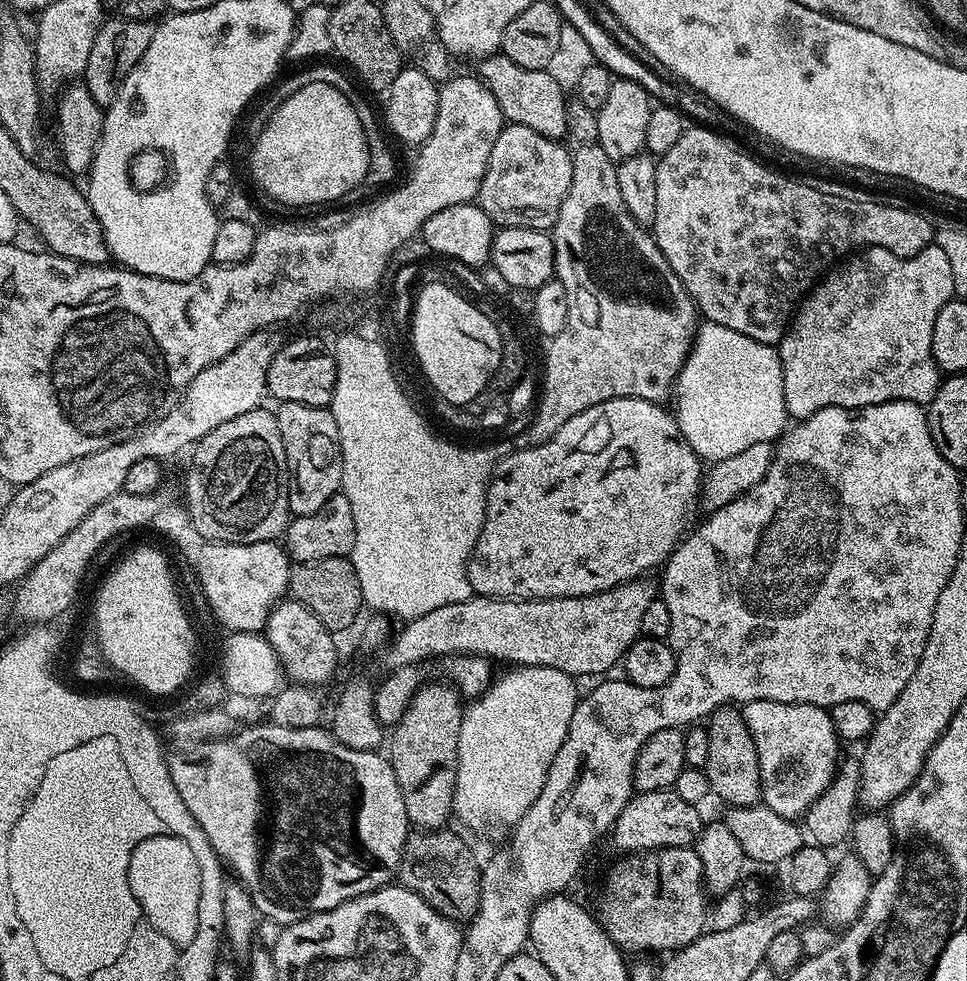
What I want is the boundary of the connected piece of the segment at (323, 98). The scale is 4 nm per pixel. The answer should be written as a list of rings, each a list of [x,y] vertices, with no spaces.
[[[304,82],[276,108],[252,148],[252,176],[272,200],[288,208],[338,202],[368,178],[368,147],[348,93],[326,82]]]

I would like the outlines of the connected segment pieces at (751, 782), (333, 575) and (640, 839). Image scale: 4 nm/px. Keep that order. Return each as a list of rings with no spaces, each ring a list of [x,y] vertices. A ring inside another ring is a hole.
[[[736,706],[717,708],[707,717],[706,727],[710,738],[710,758],[702,772],[708,775],[708,784],[713,794],[733,808],[761,803],[758,750],[744,721],[743,711]]]
[[[347,556],[322,558],[305,564],[293,563],[288,574],[288,592],[291,599],[306,606],[306,610],[310,610],[310,614],[314,614],[314,618],[318,618],[318,622],[333,634],[346,631],[359,618],[360,608],[365,607],[358,574]]]
[[[676,790],[636,792],[610,829],[613,840],[624,854],[647,854],[658,848],[686,848],[699,836],[700,812],[687,804]],[[640,852],[640,853],[636,853]]]

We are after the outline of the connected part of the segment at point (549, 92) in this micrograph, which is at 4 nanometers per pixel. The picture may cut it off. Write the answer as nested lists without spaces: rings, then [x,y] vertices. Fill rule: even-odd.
[[[503,54],[485,56],[479,64],[478,78],[494,94],[494,102],[498,102],[507,123],[530,126],[530,130],[538,130],[551,140],[563,141],[567,137],[566,92],[547,70],[526,70]]]

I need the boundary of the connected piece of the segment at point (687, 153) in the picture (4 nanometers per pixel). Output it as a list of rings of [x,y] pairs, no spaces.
[[[685,127],[682,138],[666,154],[656,161],[656,177],[658,178],[658,208],[654,210],[654,218],[650,231],[656,237],[656,244],[662,250],[666,262],[670,262],[670,270],[678,274],[682,286],[696,303],[697,313],[707,323],[726,326],[726,330],[734,330],[738,334],[746,334],[746,338],[754,338],[754,342],[779,345],[788,325],[803,301],[806,293],[835,265],[841,258],[865,248],[881,248],[890,250],[895,256],[913,256],[923,248],[927,248],[934,240],[934,224],[931,224],[920,212],[912,208],[903,208],[900,204],[883,204],[883,199],[873,198],[869,193],[855,187],[840,184],[807,184],[804,180],[795,180],[792,176],[783,176],[764,164],[759,164],[752,156],[747,156],[738,145],[708,128]]]

